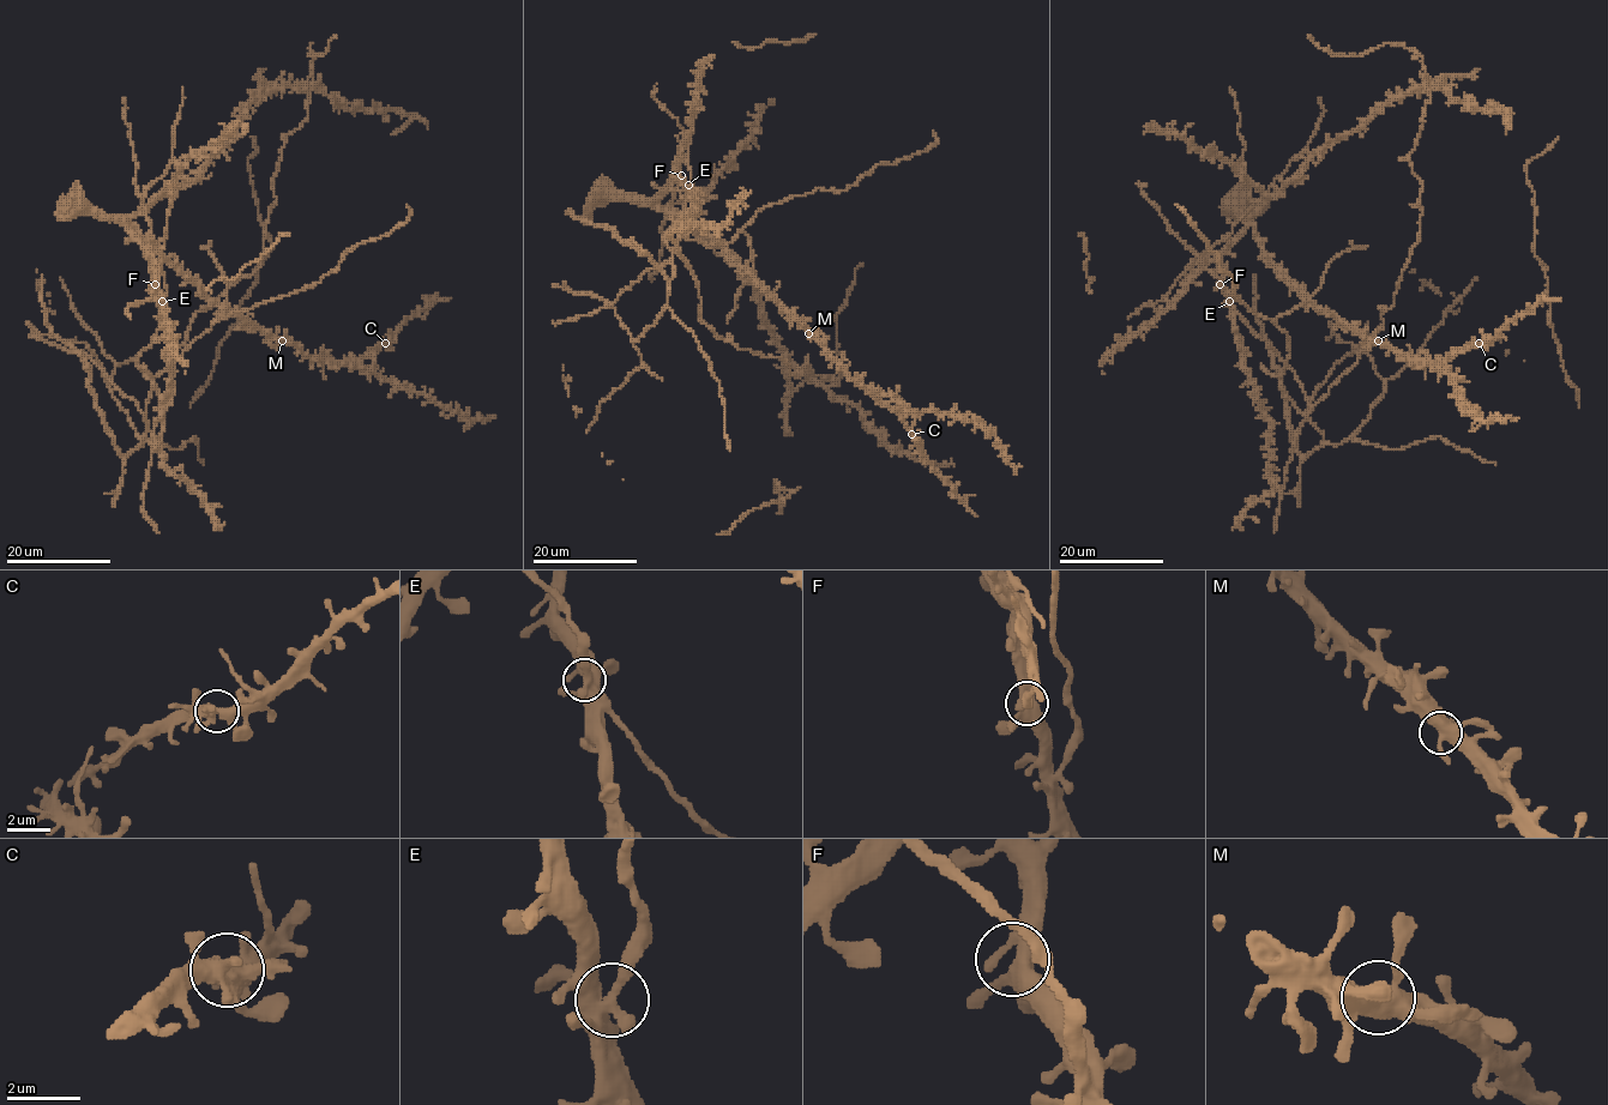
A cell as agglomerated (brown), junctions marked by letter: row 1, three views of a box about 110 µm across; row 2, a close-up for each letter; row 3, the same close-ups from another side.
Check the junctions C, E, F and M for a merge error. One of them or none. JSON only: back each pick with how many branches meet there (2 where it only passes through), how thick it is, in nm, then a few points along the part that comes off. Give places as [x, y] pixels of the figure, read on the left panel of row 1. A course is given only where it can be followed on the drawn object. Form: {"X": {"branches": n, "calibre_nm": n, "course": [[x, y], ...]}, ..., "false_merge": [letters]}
{"false_merge": []}

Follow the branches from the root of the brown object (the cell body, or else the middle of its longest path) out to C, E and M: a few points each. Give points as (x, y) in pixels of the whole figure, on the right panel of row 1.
C: (1256, 215), (1253, 235), (1264, 255), (1307, 299), (1368, 338), (1426, 361), (1444, 361), (1479, 343)
E: (1256, 215), (1221, 258), (1221, 288), (1229, 301)
M: (1256, 215), (1251, 218), (1253, 235), (1264, 255), (1307, 299), (1378, 340)

